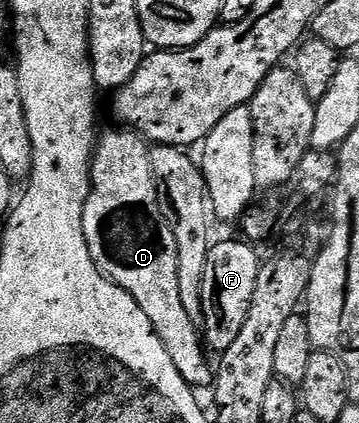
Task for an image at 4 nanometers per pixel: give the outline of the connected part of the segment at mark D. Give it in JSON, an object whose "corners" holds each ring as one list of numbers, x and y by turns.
{"corners":[[116,130,120,131,108,131,105,135,103,132,97,138,92,153,92,188,86,197,86,209,82,213,90,257,94,257,103,275,108,276,123,291,130,293,134,301,138,301,138,309,142,309,142,313,150,317,154,333,158,333,162,345,166,345,170,361,178,365,178,373,182,373,184,380,194,389,211,388,214,383,214,367,211,362,208,364,209,352,206,350,201,328,190,321,190,313,186,313,186,308,182,305,181,290,178,289,178,245,174,245,174,233,170,233,170,225,158,201,158,189,154,173,150,169,149,144,144,136,134,130]]}

